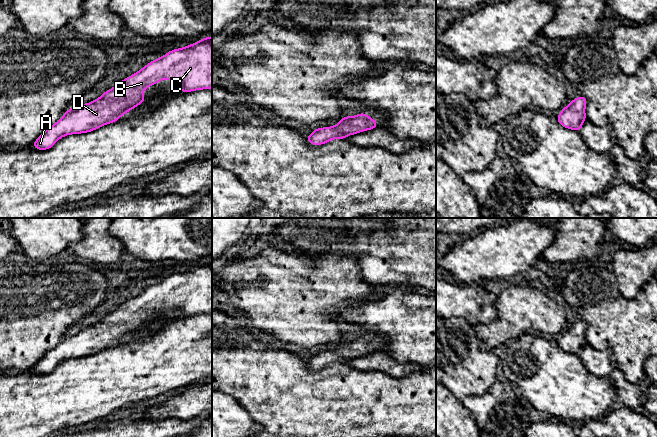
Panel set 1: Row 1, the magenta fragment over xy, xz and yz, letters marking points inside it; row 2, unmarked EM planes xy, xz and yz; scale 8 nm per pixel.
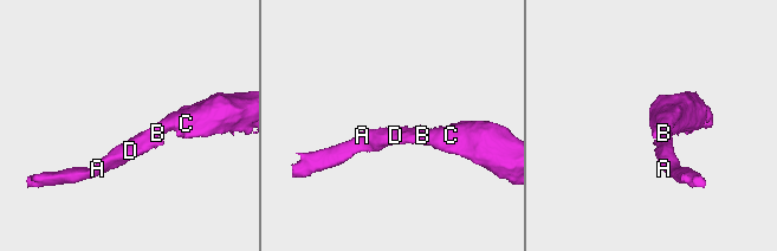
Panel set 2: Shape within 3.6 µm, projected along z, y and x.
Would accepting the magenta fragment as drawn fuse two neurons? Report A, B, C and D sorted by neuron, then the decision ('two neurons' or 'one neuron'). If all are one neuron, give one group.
A B C D; one neuron

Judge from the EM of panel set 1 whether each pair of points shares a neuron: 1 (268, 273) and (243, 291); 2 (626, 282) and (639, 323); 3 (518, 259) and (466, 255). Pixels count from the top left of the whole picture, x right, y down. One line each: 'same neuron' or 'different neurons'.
1: same neuron
2: different neurons
3: same neuron

